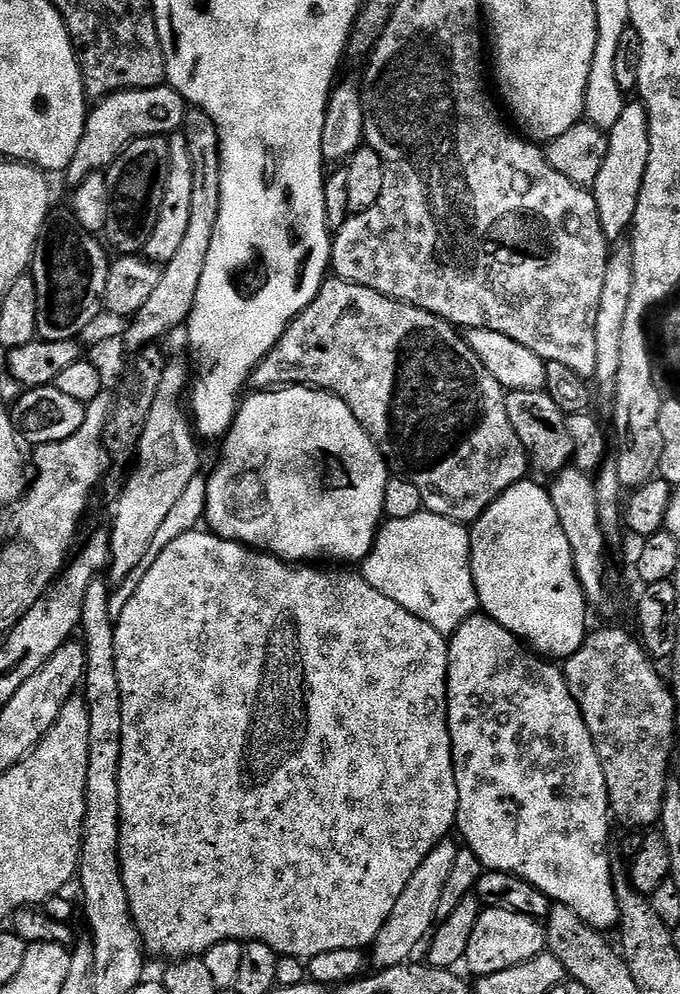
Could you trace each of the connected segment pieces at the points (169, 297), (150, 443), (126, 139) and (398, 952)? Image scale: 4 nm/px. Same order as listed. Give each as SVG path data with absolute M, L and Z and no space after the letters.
M206 152L202 158L205 161L204 172L200 174L195 186L193 209L185 240L174 254L174 258L167 261L164 277L160 285L154 289L154 294L150 294L150 298L146 298L140 311L131 317L132 325L126 330L123 329L122 339L125 349L143 350L155 345L173 329L181 327L191 317L192 308L196 305L198 286L202 282L205 267L211 256L213 236L222 212L221 177L215 164L216 156Z
M176 362L169 363L168 367L164 369L164 374L162 376L162 382L158 386L158 394L154 398L154 406L150 410L150 418L146 422L146 426L144 427L144 433L142 434L142 438L140 439L140 447L138 449L138 463L131 469L130 475L127 477L124 491L120 494L120 499L115 501L114 508L116 508L116 536L114 532L114 544L117 549L120 548L125 552L128 556L133 556L133 558L141 557L144 552L147 550L147 547L150 546L150 542L155 541L155 536L158 534L158 530L161 529L162 522L165 521L167 517L169 517L170 510L173 509L175 505L178 503L178 498L182 497L182 494L186 491L186 486L189 486L191 480L195 478L196 474L201 471L202 466L200 466L200 448L196 445L196 436L197 433L194 431L192 433L192 428L188 425L188 420L184 417L184 408L180 405L180 395L187 393L190 388L190 376L188 380L188 368L184 364L176 364Z
M167 83L151 87L133 87L112 90L100 105L88 113L88 122L78 144L72 163L66 169L66 175L74 182L84 181L93 172L108 170L123 156L124 151L142 136L169 134L175 128L183 129L184 119L190 104L176 88L168 88Z
M445 838L438 846L434 846L434 850L430 850L430 854L426 854L422 866L418 866L414 878L410 878L406 890L402 892L402 898L398 898L394 914L376 935L374 949L376 948L377 969L393 968L395 964L411 961L415 957L412 955L415 954L416 947L433 935L444 906L444 891L450 882L450 874L454 871L454 864L460 851L452 838Z

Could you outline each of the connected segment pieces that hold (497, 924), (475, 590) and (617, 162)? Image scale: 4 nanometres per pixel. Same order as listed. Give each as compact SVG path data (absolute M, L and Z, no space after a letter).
M488 906L481 911L463 959L463 963L468 964L474 975L484 978L491 977L492 973L502 968L518 966L549 947L550 932L545 921L543 924L542 921L535 920L530 913L519 912L516 908L496 907L500 906Z
M425 510L410 518L389 519L376 533L376 546L372 549L370 560L371 563L376 563L385 585L413 584L434 607L441 608L446 615L453 616L453 621L459 622L467 620L482 604L481 589L476 586L476 580L472 577L472 548L474 552L473 537L472 540L468 537L467 530L458 521Z
M629 103L618 118L617 124L610 129L606 162L594 178L600 215L609 225L617 224L618 227L624 228L635 221L651 154L652 125L649 109L645 105L643 108L640 104Z

